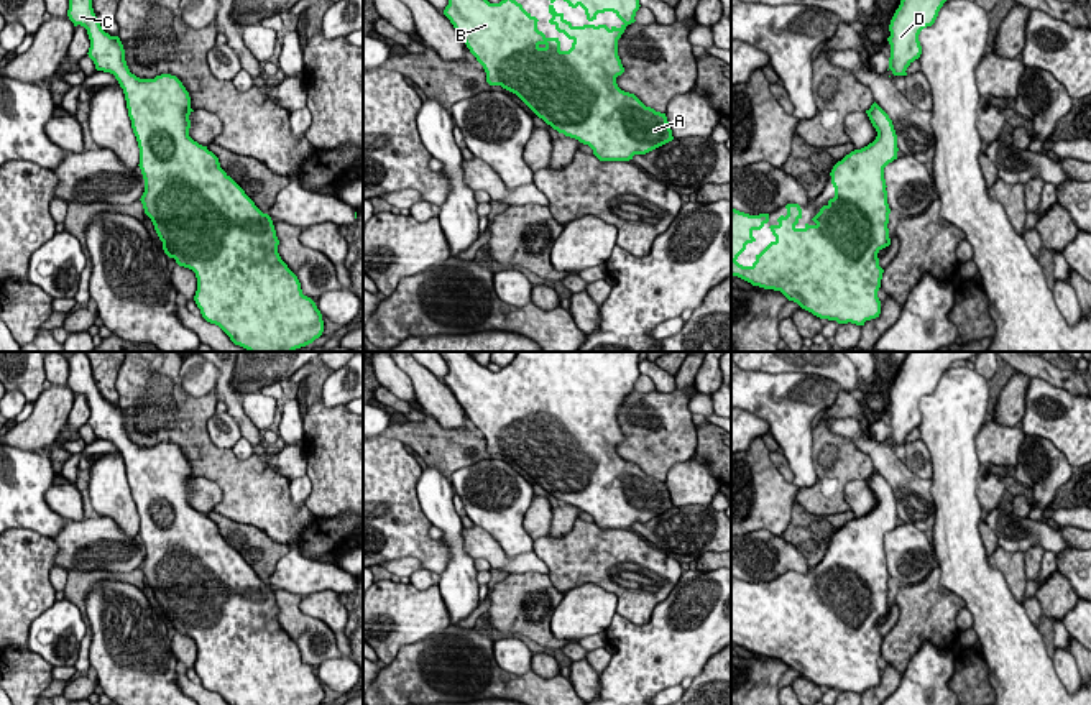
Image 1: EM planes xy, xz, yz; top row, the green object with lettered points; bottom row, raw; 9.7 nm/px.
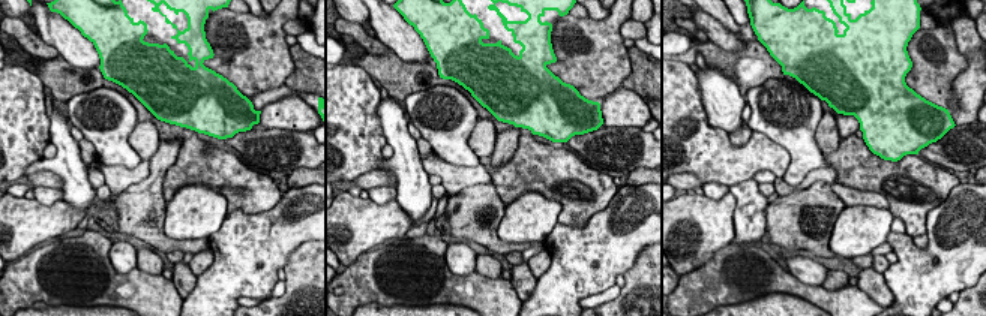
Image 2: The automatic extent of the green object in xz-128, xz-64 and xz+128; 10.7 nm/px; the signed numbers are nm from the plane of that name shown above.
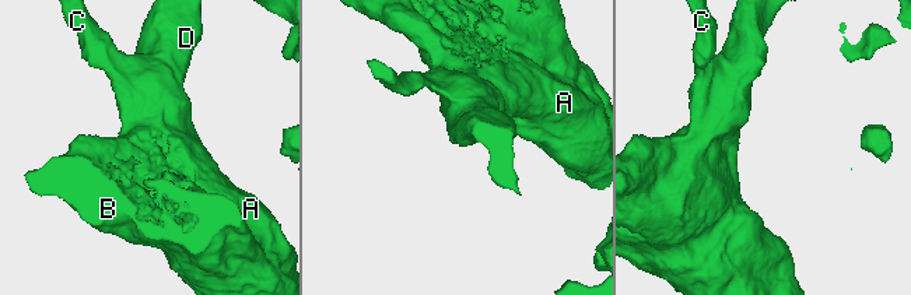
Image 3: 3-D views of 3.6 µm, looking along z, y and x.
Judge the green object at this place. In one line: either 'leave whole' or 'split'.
leave whole

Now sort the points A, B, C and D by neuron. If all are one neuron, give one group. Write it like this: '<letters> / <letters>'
A B C D

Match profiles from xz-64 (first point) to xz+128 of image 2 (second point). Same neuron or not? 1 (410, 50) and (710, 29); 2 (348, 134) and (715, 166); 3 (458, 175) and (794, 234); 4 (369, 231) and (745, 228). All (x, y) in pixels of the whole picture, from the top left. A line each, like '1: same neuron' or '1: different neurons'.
1: different neurons
2: same neuron
3: different neurons
4: different neurons

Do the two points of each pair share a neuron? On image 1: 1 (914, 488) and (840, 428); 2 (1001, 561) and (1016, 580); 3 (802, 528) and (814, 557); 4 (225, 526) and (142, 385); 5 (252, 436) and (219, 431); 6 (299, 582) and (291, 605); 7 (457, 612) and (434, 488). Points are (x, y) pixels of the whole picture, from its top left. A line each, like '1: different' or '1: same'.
1: same
2: same
3: same
4: different
5: different
6: different
7: same

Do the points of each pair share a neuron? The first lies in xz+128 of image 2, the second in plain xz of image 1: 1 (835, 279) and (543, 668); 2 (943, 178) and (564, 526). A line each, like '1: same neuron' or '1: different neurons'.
1: same neuron
2: different neurons

